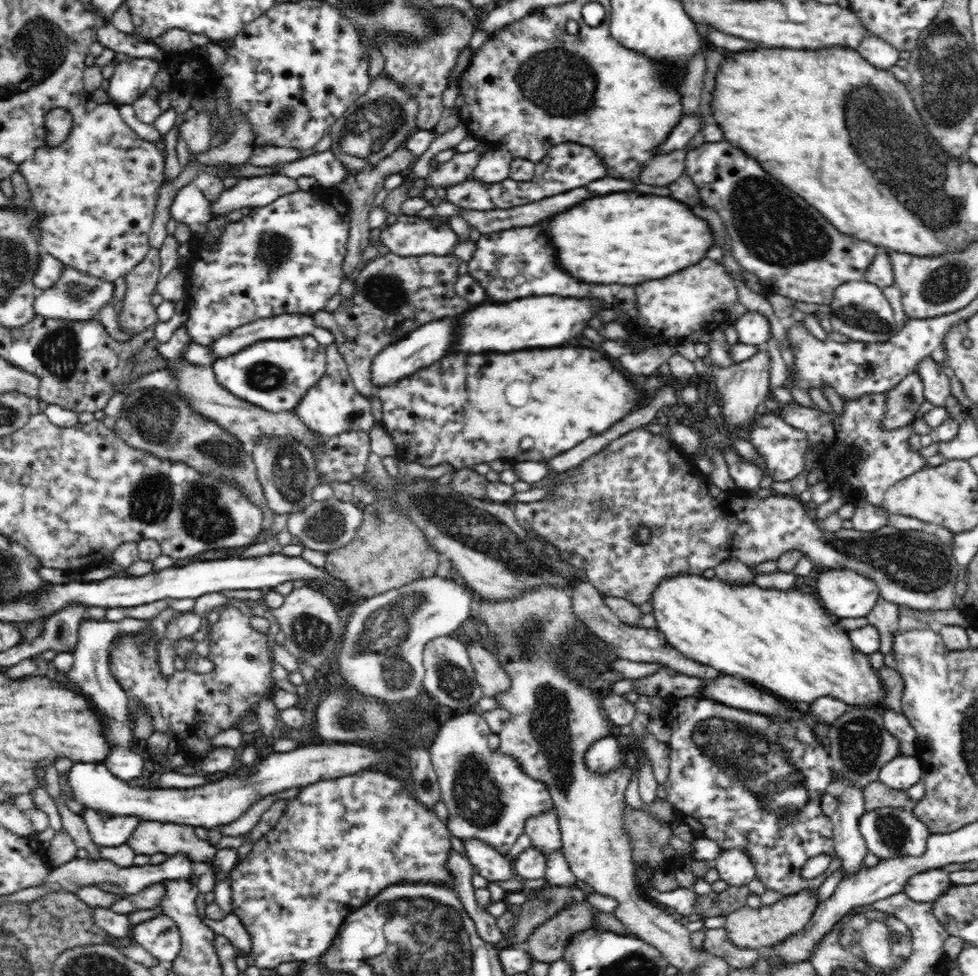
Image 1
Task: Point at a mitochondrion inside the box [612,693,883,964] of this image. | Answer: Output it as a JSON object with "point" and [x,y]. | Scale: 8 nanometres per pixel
{"point":[757,761]}

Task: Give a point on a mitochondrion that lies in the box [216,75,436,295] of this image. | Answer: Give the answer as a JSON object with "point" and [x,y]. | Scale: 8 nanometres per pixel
{"point":[382,120]}

